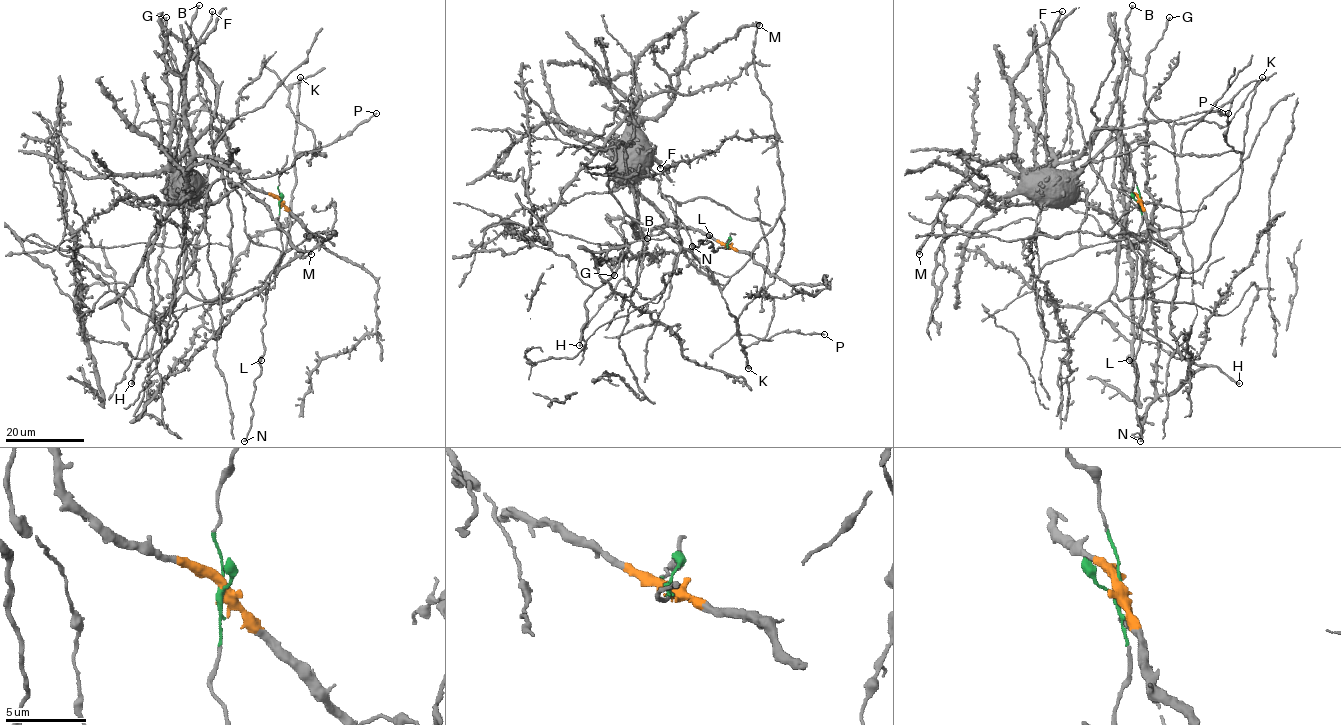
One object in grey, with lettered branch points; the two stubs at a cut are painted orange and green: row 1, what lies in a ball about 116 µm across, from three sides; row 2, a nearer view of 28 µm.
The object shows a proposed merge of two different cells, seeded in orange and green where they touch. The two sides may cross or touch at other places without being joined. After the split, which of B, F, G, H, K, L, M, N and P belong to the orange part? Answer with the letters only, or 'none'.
B, F, G, H, K, M, P

